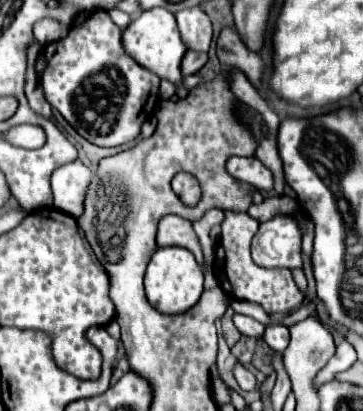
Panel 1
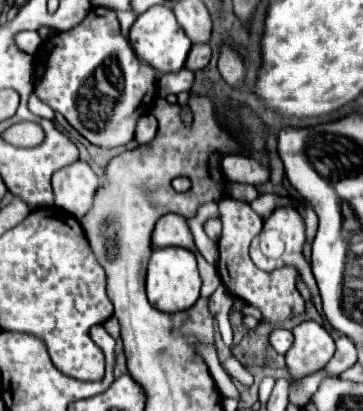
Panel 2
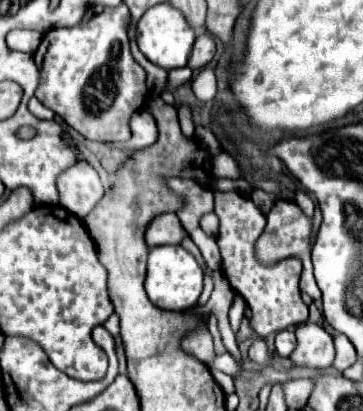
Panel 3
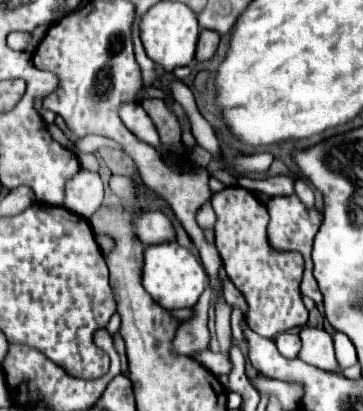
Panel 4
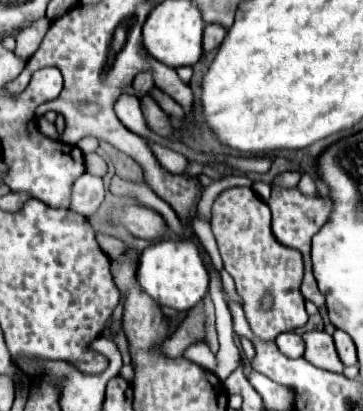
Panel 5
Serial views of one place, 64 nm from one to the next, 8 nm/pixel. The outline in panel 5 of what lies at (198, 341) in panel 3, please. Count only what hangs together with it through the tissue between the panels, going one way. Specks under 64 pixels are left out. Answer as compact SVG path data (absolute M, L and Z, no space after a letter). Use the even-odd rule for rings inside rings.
M204 300L188 312L188 316L176 328L176 332L168 338L168 342L162 344L162 352L166 356L178 358L178 356L182 356L182 352L188 346L196 344L198 340L204 340L204 310L202 310L202 304L204 304Z

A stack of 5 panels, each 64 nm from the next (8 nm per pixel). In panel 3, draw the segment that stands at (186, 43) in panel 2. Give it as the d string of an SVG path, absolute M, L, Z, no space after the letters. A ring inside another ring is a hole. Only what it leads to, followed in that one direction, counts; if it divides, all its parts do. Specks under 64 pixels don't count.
M156 4L150 10L144 12L144 16L136 24L136 38L138 38L138 48L140 52L156 66L164 70L172 68L182 68L188 64L196 34L192 28L188 28L184 16L170 4Z

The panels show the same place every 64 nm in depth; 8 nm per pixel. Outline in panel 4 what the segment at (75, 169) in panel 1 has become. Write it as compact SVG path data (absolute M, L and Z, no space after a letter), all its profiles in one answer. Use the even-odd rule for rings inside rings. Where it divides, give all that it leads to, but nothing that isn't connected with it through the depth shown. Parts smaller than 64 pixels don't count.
M80 166L80 172L76 172L76 176L72 176L64 188L64 208L76 212L78 216L90 218L102 204L104 184L94 170Z

